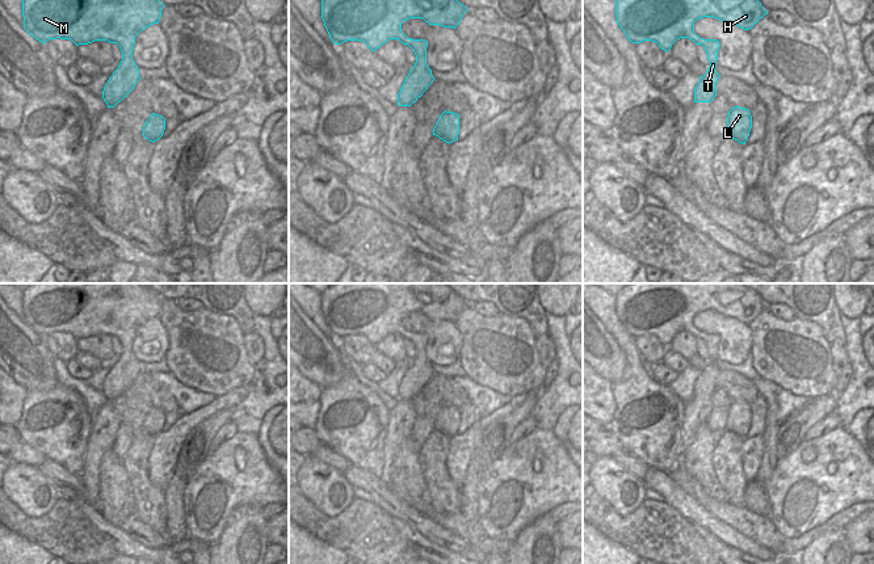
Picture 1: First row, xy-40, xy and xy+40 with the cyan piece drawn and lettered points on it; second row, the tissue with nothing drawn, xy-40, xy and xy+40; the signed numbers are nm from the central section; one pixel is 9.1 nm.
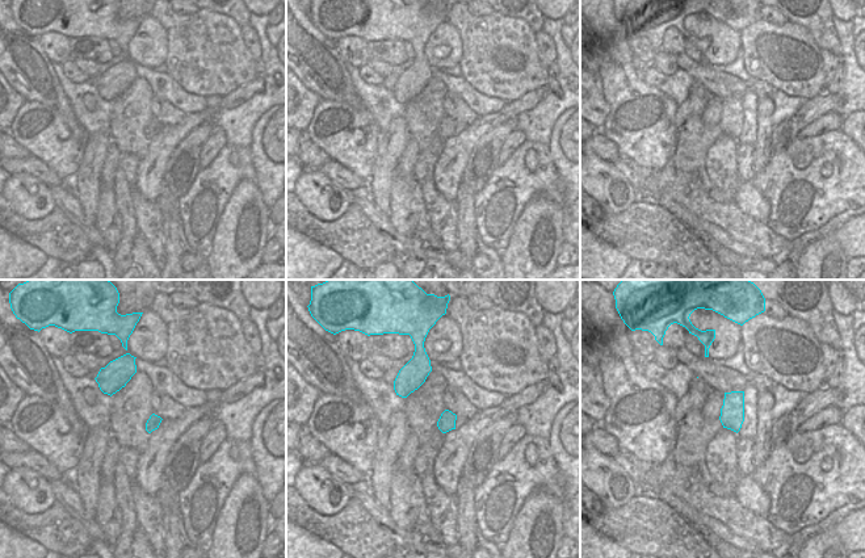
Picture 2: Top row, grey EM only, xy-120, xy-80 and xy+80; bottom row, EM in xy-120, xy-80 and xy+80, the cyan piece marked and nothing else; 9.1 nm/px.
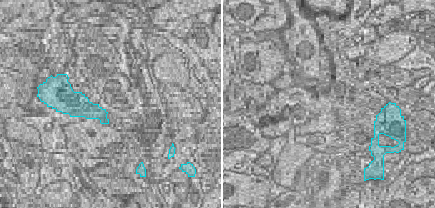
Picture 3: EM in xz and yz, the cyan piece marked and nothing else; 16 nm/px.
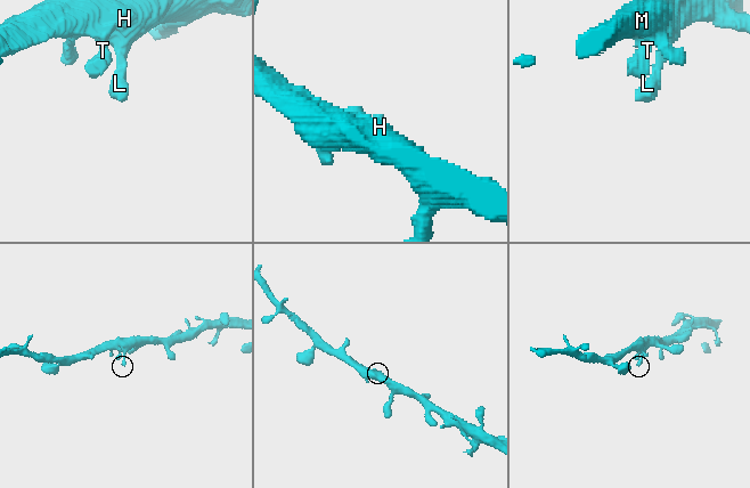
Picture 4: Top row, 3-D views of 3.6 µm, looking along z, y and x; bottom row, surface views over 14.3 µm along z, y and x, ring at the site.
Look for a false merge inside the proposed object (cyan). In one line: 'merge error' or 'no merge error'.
no merge error

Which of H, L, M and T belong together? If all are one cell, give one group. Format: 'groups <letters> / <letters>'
groups H L M T

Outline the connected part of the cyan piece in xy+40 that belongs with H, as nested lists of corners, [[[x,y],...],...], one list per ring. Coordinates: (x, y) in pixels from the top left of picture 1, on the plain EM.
[[[627,283],[615,294],[617,317],[630,336],[652,334],[668,346],[677,333],[689,332],[696,338],[705,341],[710,361],[694,383],[694,396],[711,396],[717,390],[717,378],[720,371],[715,365],[720,337],[717,333],[698,331],[694,327],[694,316],[703,311],[714,311],[749,324],[765,308],[768,306],[759,292],[741,283]]]

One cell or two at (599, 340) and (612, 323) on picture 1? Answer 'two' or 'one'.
two

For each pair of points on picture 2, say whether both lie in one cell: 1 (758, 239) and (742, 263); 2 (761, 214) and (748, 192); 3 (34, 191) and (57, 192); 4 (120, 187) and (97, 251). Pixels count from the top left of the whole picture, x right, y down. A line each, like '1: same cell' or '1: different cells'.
1: different cells
2: same cell
3: different cells
4: different cells

